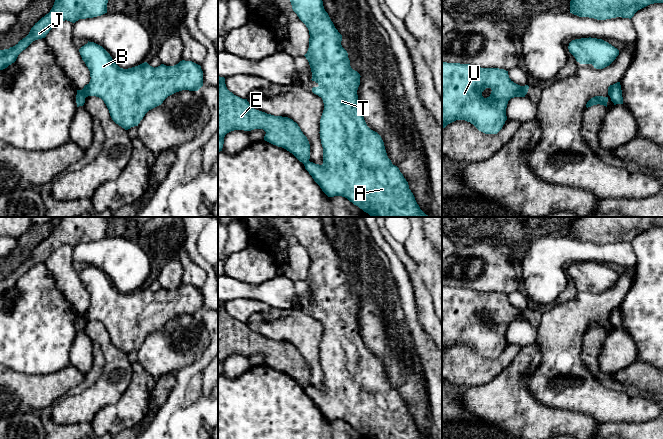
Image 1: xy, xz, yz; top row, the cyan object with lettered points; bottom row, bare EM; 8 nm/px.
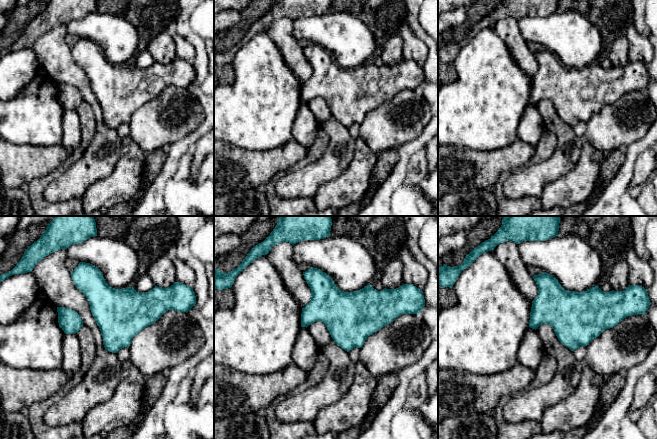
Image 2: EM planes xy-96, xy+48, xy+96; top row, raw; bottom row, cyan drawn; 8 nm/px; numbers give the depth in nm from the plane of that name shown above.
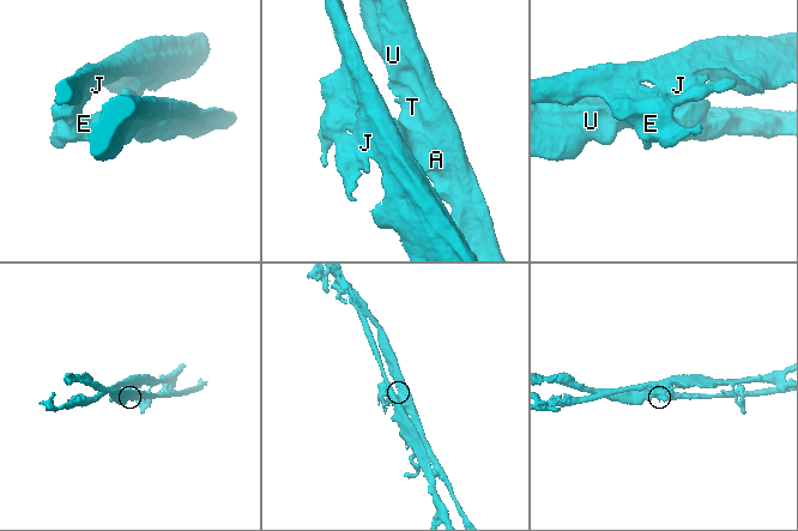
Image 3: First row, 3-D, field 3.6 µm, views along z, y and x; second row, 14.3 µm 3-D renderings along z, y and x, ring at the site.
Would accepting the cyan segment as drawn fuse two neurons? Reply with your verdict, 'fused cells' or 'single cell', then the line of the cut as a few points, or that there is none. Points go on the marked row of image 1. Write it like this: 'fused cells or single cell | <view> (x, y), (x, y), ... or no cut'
fused cells | xy (81, 90), (85, 97)

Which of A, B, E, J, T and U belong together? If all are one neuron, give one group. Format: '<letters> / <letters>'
A B T U / E J

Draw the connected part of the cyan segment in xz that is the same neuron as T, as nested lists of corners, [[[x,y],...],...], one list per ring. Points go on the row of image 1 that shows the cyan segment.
[[[290,0],[293,11],[309,30],[309,48],[304,55],[309,62],[312,81],[319,86],[312,92],[322,98],[324,110],[320,119],[320,139],[323,147],[323,164],[307,162],[305,169],[328,197],[342,196],[371,217],[429,217],[417,204],[408,182],[399,168],[388,158],[381,136],[371,130],[361,114],[357,90],[360,74],[350,66],[347,51],[342,47],[342,35],[335,28],[322,0]]]

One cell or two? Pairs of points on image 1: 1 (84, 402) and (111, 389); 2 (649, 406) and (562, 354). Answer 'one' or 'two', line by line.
1: one
2: one

